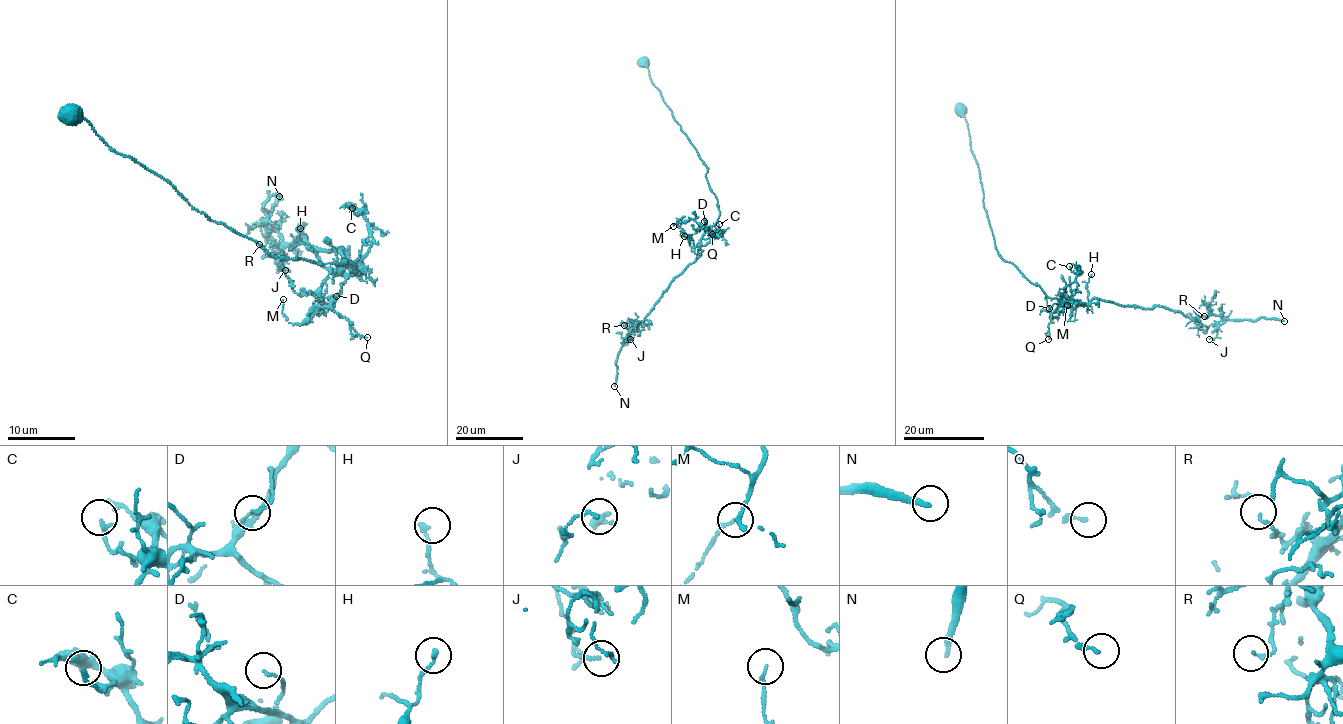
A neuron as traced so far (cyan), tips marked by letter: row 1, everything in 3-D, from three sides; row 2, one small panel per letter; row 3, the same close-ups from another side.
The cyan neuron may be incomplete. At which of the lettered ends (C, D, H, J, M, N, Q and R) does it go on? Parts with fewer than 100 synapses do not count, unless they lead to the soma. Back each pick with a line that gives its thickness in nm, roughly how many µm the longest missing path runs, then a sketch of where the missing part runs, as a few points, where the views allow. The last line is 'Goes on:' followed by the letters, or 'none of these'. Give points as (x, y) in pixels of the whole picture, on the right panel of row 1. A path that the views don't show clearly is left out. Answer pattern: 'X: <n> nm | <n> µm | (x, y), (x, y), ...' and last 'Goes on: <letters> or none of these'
N: 240 nm | 80 µm
Goes on: N

